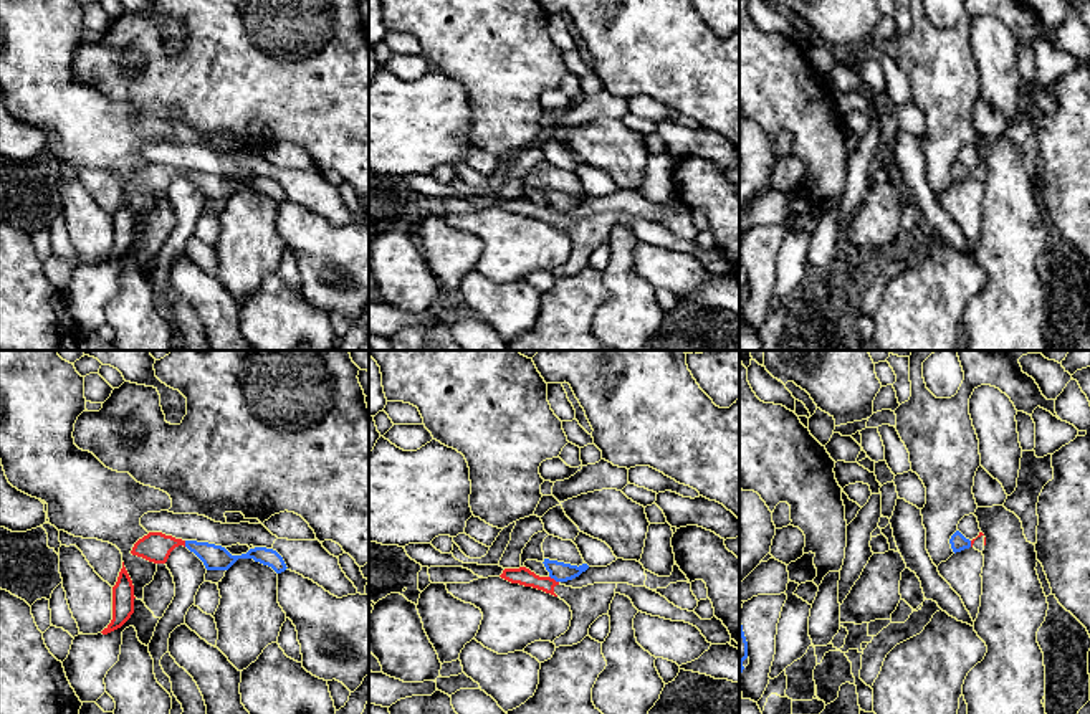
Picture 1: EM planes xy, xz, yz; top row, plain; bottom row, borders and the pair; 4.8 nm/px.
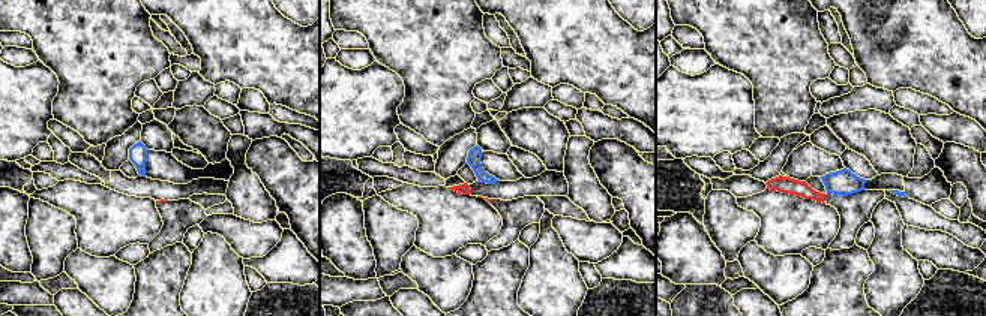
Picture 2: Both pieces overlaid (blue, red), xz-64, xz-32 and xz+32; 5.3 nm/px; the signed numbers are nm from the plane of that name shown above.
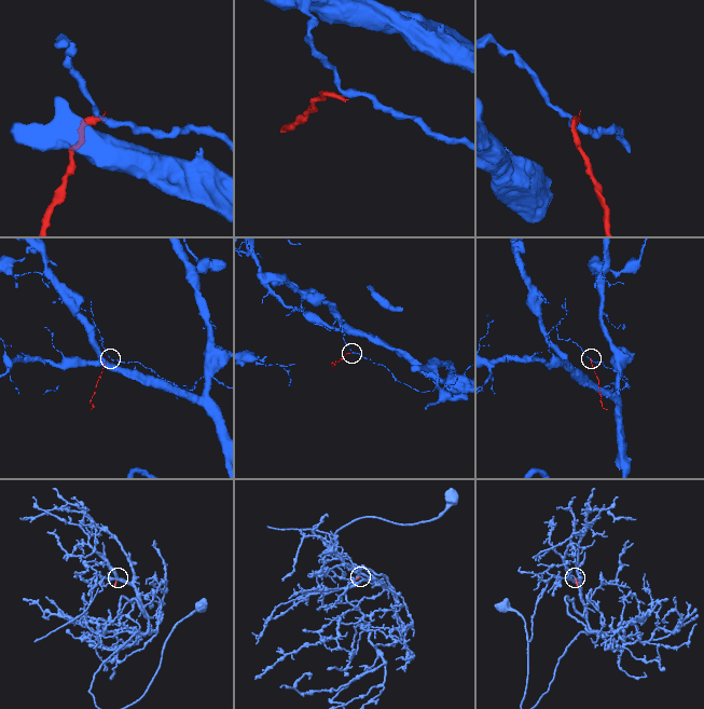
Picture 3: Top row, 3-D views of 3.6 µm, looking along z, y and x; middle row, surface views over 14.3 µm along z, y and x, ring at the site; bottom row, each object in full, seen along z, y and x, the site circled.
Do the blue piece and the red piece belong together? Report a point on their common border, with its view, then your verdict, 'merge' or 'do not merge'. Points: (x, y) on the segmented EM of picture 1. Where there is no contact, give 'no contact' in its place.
xz (554, 579) | do not merge

